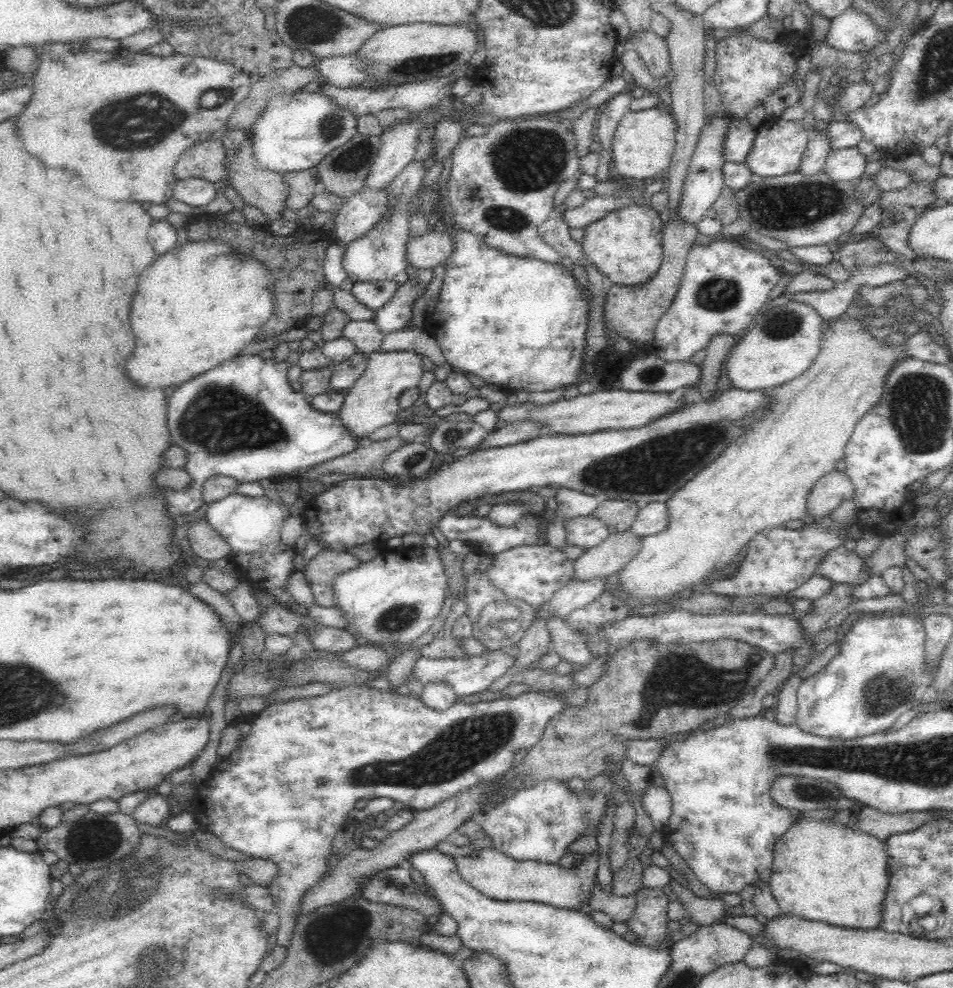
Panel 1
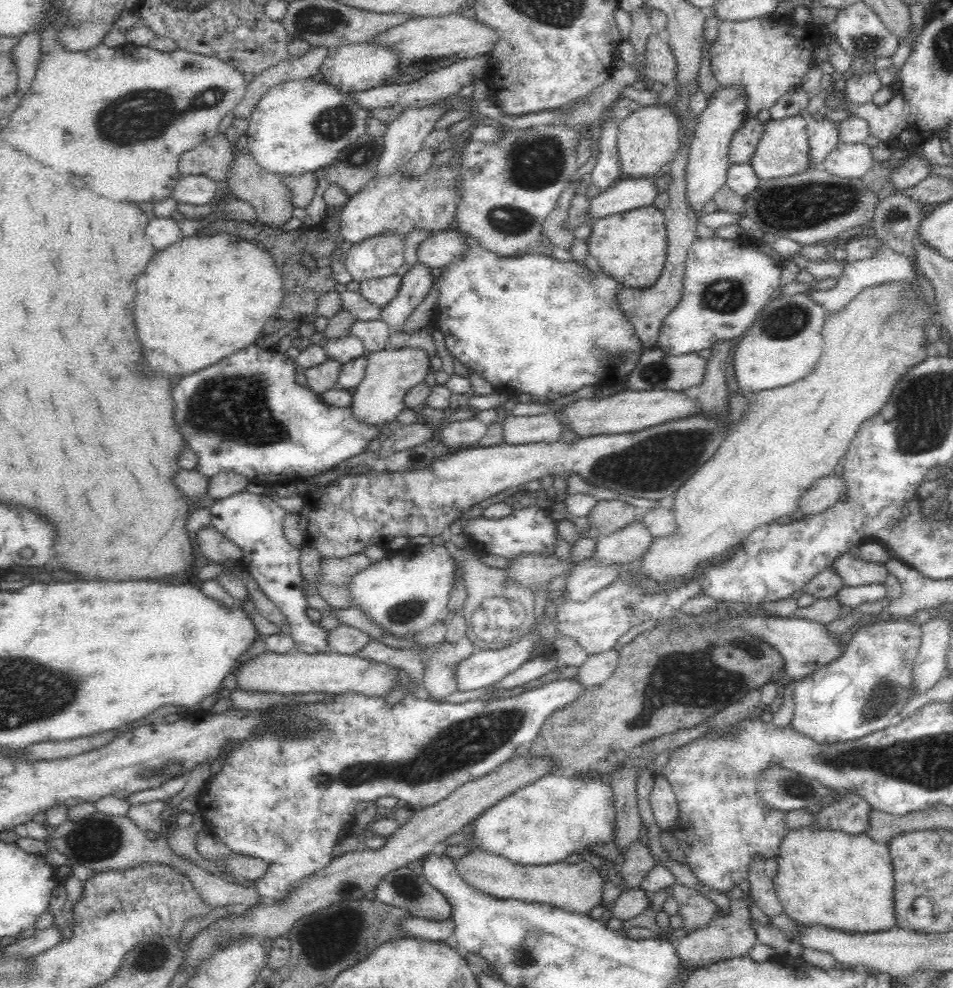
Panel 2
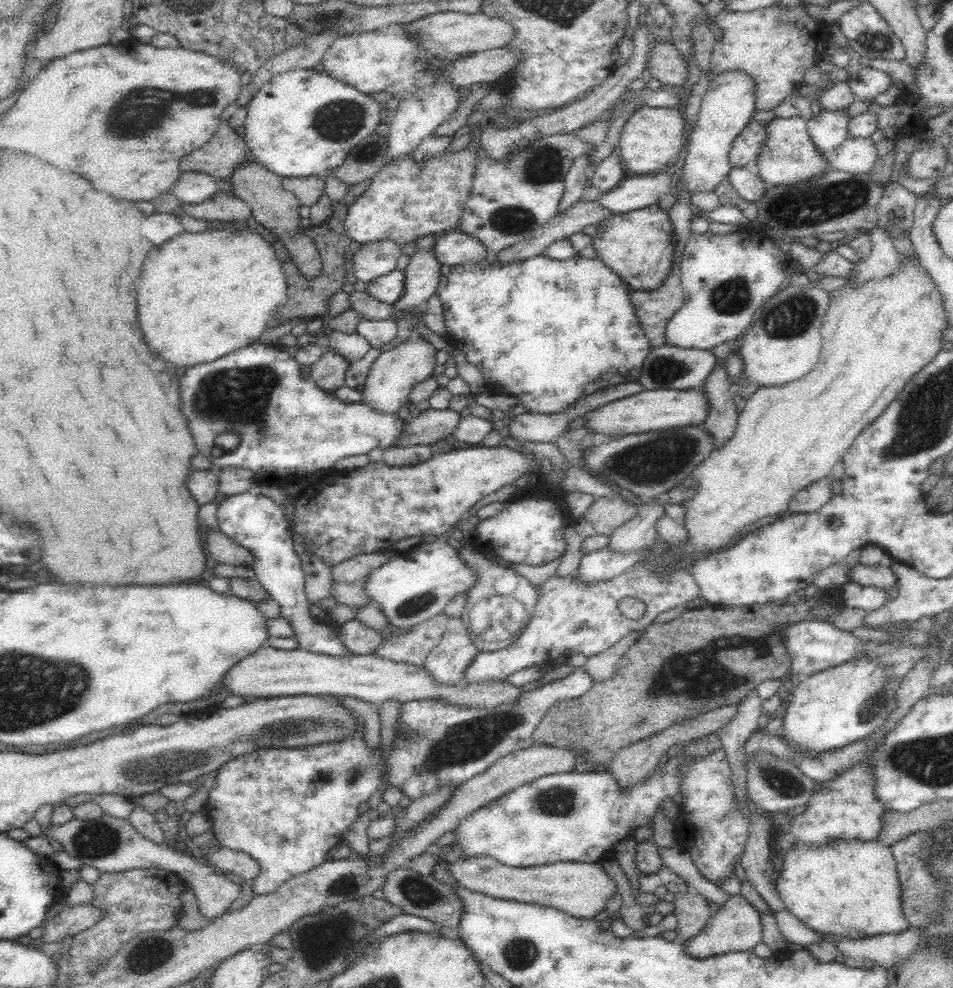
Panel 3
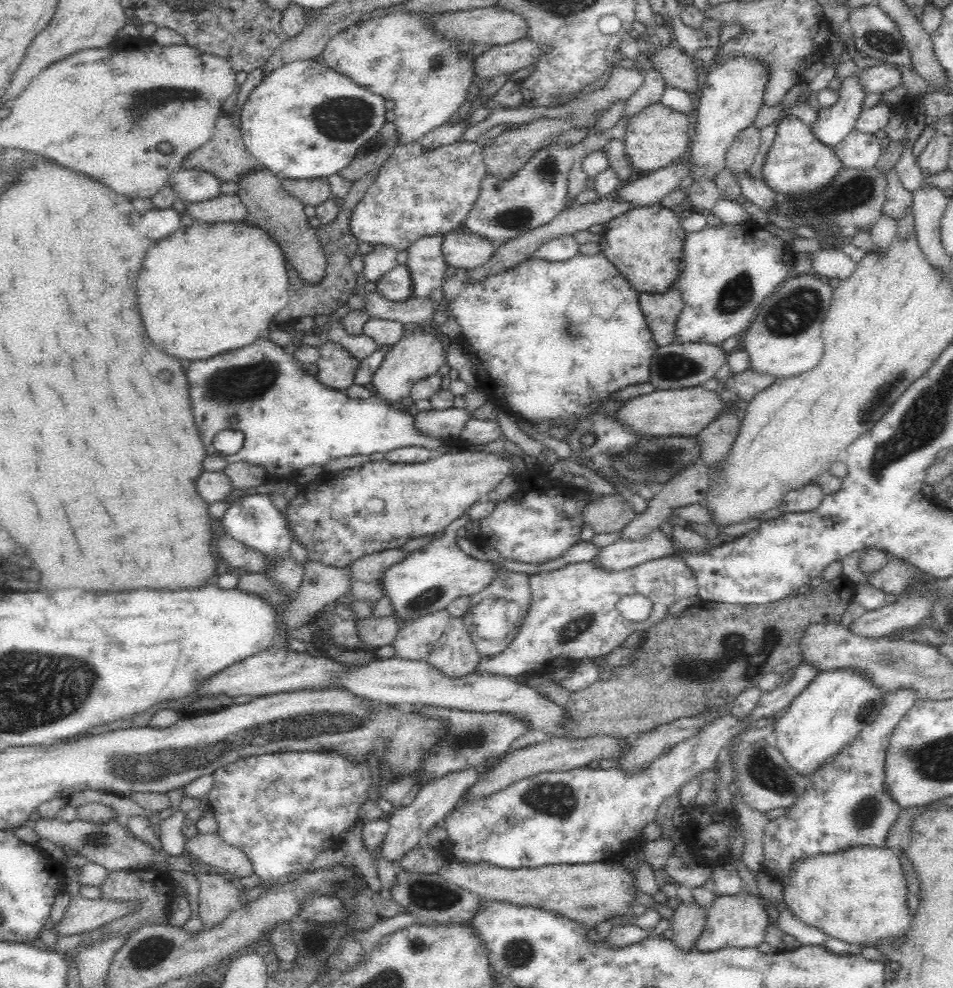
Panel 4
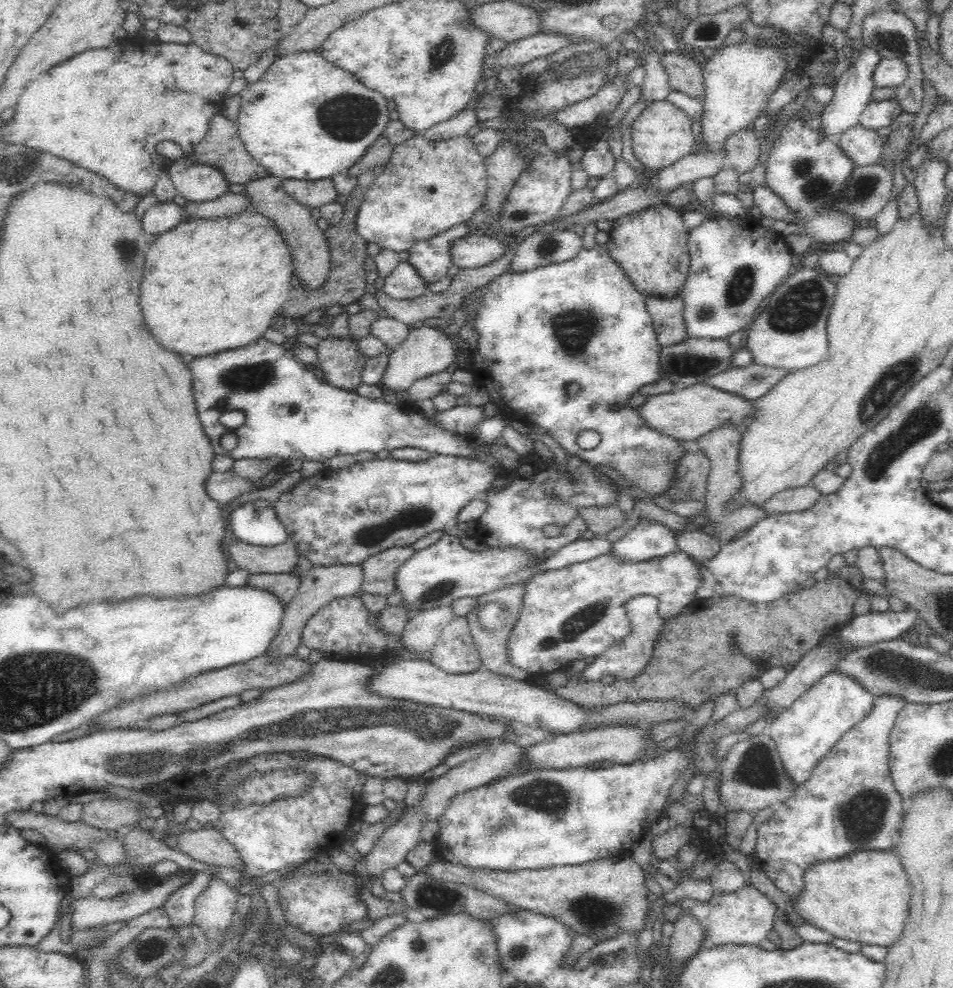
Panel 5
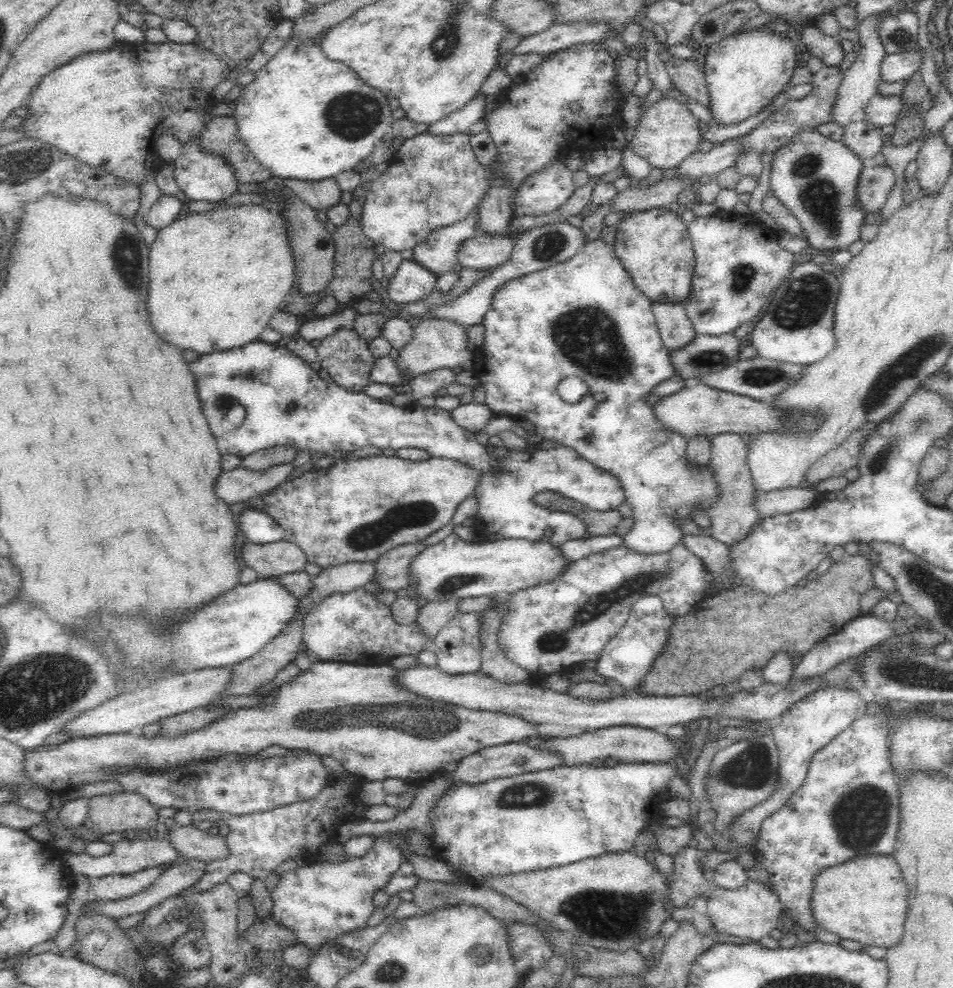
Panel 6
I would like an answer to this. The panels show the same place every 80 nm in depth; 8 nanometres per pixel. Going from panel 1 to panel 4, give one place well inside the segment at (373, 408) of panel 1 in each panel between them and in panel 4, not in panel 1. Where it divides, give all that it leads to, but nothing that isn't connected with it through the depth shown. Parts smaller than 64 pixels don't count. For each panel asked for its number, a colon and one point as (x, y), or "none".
2: (389, 374)
3: (392, 375)
4: (420, 354)

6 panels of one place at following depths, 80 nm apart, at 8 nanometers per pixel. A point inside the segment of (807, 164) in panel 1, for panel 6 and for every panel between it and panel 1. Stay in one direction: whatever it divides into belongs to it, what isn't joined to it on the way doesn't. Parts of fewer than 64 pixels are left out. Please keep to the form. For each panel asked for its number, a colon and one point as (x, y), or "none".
2: (822, 135)
3: (827, 130)
4: (834, 122)
5: (852, 92)
6: (859, 84)

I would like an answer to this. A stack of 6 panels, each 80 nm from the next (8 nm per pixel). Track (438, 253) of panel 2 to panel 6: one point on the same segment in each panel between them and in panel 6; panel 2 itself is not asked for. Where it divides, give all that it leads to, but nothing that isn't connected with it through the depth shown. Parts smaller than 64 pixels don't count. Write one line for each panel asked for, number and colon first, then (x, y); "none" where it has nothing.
3: (453, 248)
4: (460, 249)
5: (474, 250)
6: (484, 252)

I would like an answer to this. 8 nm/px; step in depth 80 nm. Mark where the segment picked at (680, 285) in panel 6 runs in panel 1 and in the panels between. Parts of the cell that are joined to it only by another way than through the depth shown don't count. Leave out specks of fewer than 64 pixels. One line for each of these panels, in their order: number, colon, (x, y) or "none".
1: (626, 245)
2: (630, 247)
3: (638, 245)
4: (645, 244)
5: (650, 245)

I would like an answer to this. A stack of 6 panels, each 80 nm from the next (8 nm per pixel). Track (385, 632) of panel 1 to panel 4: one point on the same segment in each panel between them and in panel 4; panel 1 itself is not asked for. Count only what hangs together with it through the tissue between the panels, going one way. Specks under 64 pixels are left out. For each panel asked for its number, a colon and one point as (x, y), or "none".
2: (404, 592)
3: (415, 585)
4: (427, 580)

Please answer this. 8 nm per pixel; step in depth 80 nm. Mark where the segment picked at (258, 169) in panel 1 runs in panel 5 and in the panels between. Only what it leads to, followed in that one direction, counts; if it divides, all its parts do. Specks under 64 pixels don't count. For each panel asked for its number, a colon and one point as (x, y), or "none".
2: (265, 191)
3: (276, 208)
4: (281, 215)
5: (310, 254)

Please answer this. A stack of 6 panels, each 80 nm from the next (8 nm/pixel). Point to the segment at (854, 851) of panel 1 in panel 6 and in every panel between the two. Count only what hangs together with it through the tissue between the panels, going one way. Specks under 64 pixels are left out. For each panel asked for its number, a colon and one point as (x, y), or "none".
2: (843, 881)
3: (850, 888)
4: (859, 895)
5: (864, 896)
6: (865, 899)

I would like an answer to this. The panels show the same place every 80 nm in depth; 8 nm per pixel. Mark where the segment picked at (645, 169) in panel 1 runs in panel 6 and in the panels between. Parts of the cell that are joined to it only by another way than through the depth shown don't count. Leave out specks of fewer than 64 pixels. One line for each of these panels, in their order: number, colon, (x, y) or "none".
2: (648, 138)
3: (651, 136)
4: (657, 136)
5: (662, 134)
6: (667, 132)

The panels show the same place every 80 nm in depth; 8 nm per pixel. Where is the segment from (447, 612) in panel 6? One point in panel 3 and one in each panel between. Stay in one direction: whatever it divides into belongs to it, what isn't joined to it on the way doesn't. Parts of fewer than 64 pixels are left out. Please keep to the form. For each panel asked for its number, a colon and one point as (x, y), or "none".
3: (412, 646)
4: (415, 640)
5: (420, 634)

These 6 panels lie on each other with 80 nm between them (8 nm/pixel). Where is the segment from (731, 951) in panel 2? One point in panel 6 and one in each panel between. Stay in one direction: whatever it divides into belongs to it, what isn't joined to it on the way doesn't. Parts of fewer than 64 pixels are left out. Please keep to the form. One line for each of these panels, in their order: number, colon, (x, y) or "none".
3: (735, 926)
4: (740, 921)
5: (744, 917)
6: (751, 911)

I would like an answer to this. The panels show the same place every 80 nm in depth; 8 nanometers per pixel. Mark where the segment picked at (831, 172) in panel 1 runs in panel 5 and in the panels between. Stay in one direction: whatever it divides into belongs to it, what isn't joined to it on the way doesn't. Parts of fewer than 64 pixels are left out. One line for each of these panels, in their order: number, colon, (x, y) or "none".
2: (847, 160)
3: (856, 155)
4: (861, 150)
5: (862, 146)

